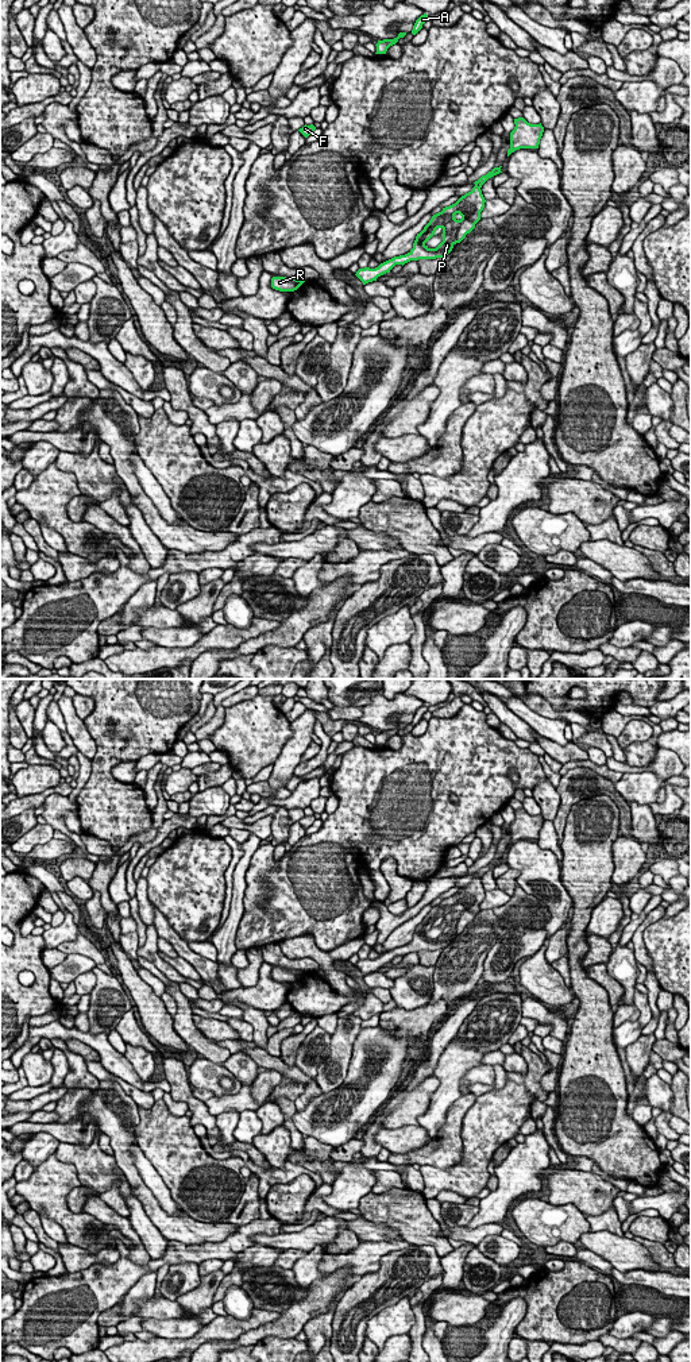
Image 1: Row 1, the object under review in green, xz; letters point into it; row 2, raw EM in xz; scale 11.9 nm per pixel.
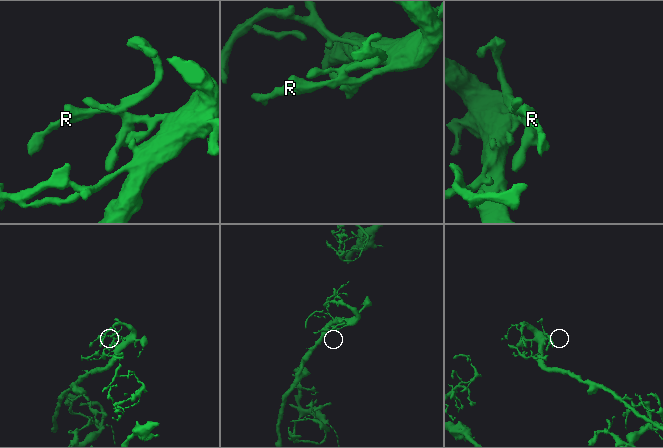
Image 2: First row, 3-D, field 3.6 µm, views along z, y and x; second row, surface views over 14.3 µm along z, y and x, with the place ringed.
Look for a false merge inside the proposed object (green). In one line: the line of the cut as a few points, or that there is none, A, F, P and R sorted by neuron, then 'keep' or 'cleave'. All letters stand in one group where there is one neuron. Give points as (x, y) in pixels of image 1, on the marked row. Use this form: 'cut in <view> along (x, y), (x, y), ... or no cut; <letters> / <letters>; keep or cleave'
no cut; A F P R; keep

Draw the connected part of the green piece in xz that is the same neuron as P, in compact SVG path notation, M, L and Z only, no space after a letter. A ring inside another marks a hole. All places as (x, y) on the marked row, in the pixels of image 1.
M494 167L486 175L475 181L471 192L462 196L455 204L443 208L441 212L432 216L424 229L417 234L413 248L399 256L394 256L375 269L364 267L356 271L356 277L363 285L377 281L378 277L390 273L395 265L405 265L410 261L436 259L448 255L456 243L460 243L480 220L480 212L485 208L482 185L491 177L502 173L501 167ZM436 229L443 229L443 242L436 248L429 248L425 243L435 235Z

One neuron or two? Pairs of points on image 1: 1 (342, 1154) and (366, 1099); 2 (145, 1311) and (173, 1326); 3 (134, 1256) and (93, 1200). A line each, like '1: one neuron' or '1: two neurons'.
1: two neurons
2: two neurons
3: one neuron

